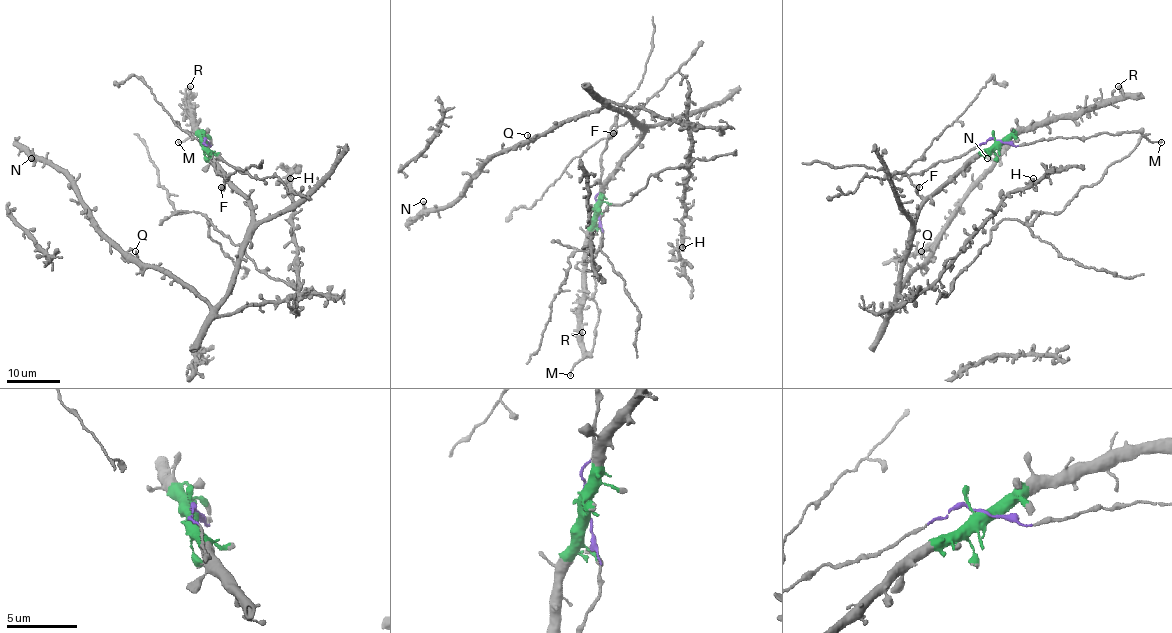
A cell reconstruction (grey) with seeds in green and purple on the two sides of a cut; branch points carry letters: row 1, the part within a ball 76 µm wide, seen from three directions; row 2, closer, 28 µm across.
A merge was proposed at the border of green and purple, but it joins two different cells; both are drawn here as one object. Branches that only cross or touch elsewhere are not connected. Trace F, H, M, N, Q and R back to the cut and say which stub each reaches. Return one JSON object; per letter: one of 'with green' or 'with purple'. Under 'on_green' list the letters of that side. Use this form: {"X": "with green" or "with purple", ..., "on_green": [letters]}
{"F": "with purple", "H": "with green", "M": "with purple", "N": "with green", "Q": "with green", "R": "with green", "on_green": ["H", "N", "Q", "R"]}

